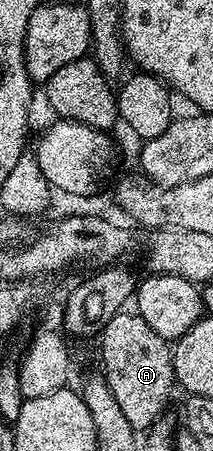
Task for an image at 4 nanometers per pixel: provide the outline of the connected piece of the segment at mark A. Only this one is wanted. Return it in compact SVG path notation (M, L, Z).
M121 311L108 318L99 330L99 337L101 365L99 368L102 370L102 376L114 394L118 407L126 414L130 427L137 431L146 431L156 418L165 412L164 404L172 393L172 385L174 389L173 346L164 341L162 335L158 335L158 331L154 331L154 327L150 327L150 323L146 323L146 319L142 319L135 311Z

